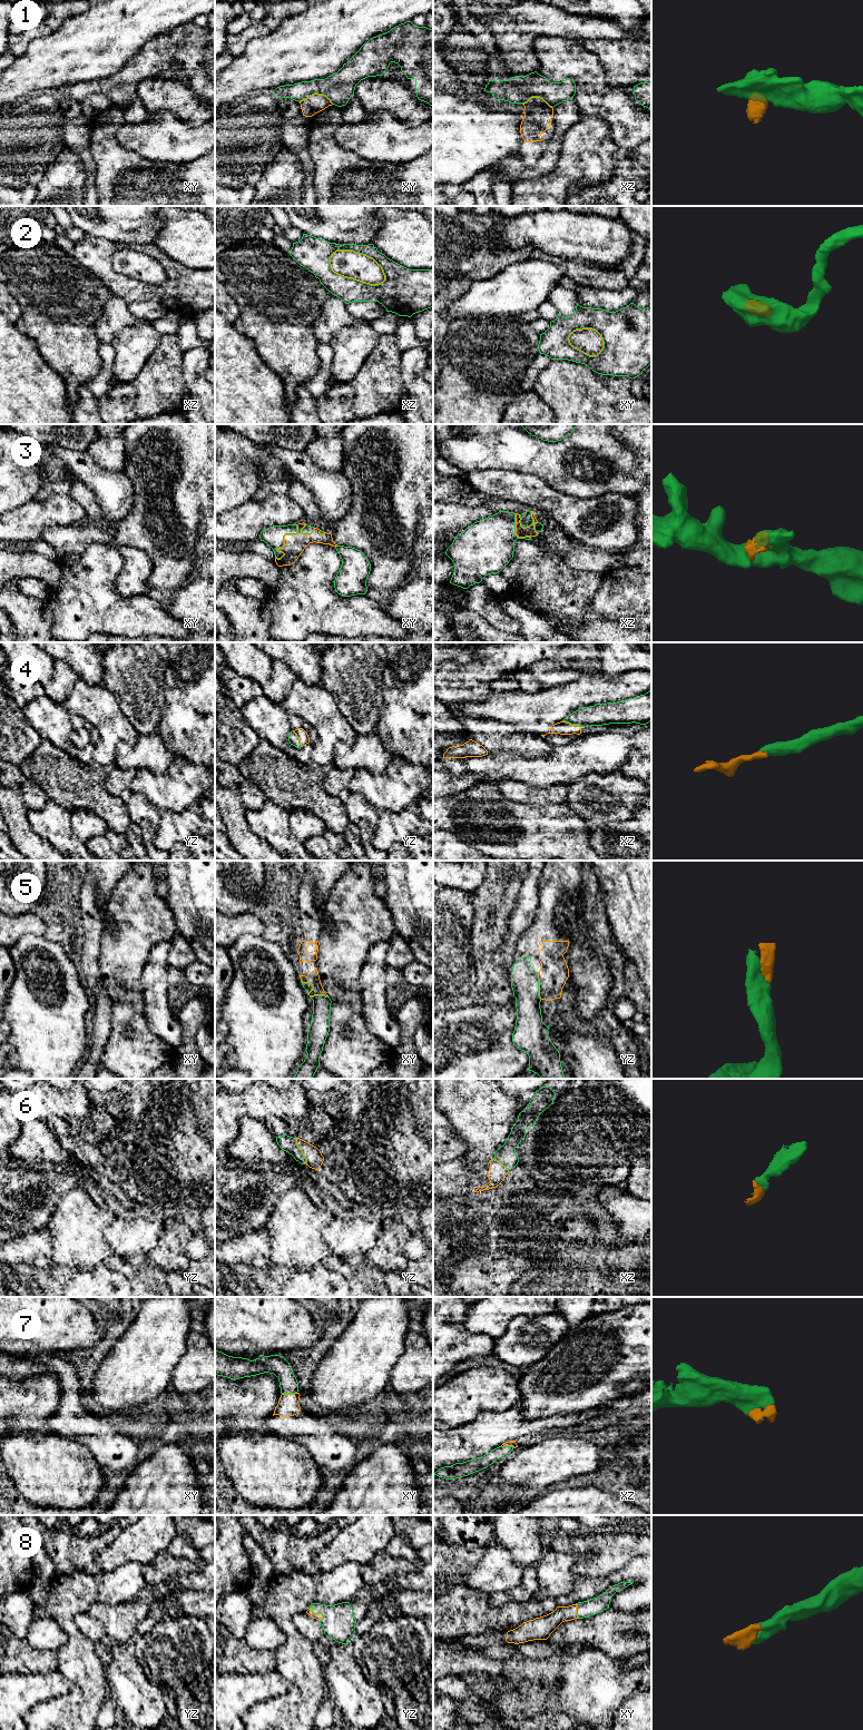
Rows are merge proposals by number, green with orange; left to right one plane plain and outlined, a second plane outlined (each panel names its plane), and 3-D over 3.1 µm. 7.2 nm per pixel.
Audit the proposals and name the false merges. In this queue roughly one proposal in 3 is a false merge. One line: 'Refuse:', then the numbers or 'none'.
Refuse: 1, 2

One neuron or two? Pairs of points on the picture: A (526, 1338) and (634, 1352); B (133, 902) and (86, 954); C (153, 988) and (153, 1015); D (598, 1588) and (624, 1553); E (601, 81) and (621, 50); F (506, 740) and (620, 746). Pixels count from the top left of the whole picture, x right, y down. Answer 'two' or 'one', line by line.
A: two
B: two
C: one
D: two
E: two
F: two

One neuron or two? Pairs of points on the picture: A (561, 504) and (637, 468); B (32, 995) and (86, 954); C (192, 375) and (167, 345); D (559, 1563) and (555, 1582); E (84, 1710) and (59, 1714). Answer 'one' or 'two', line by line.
A: two
B: two
C: two
D: one
E: one

